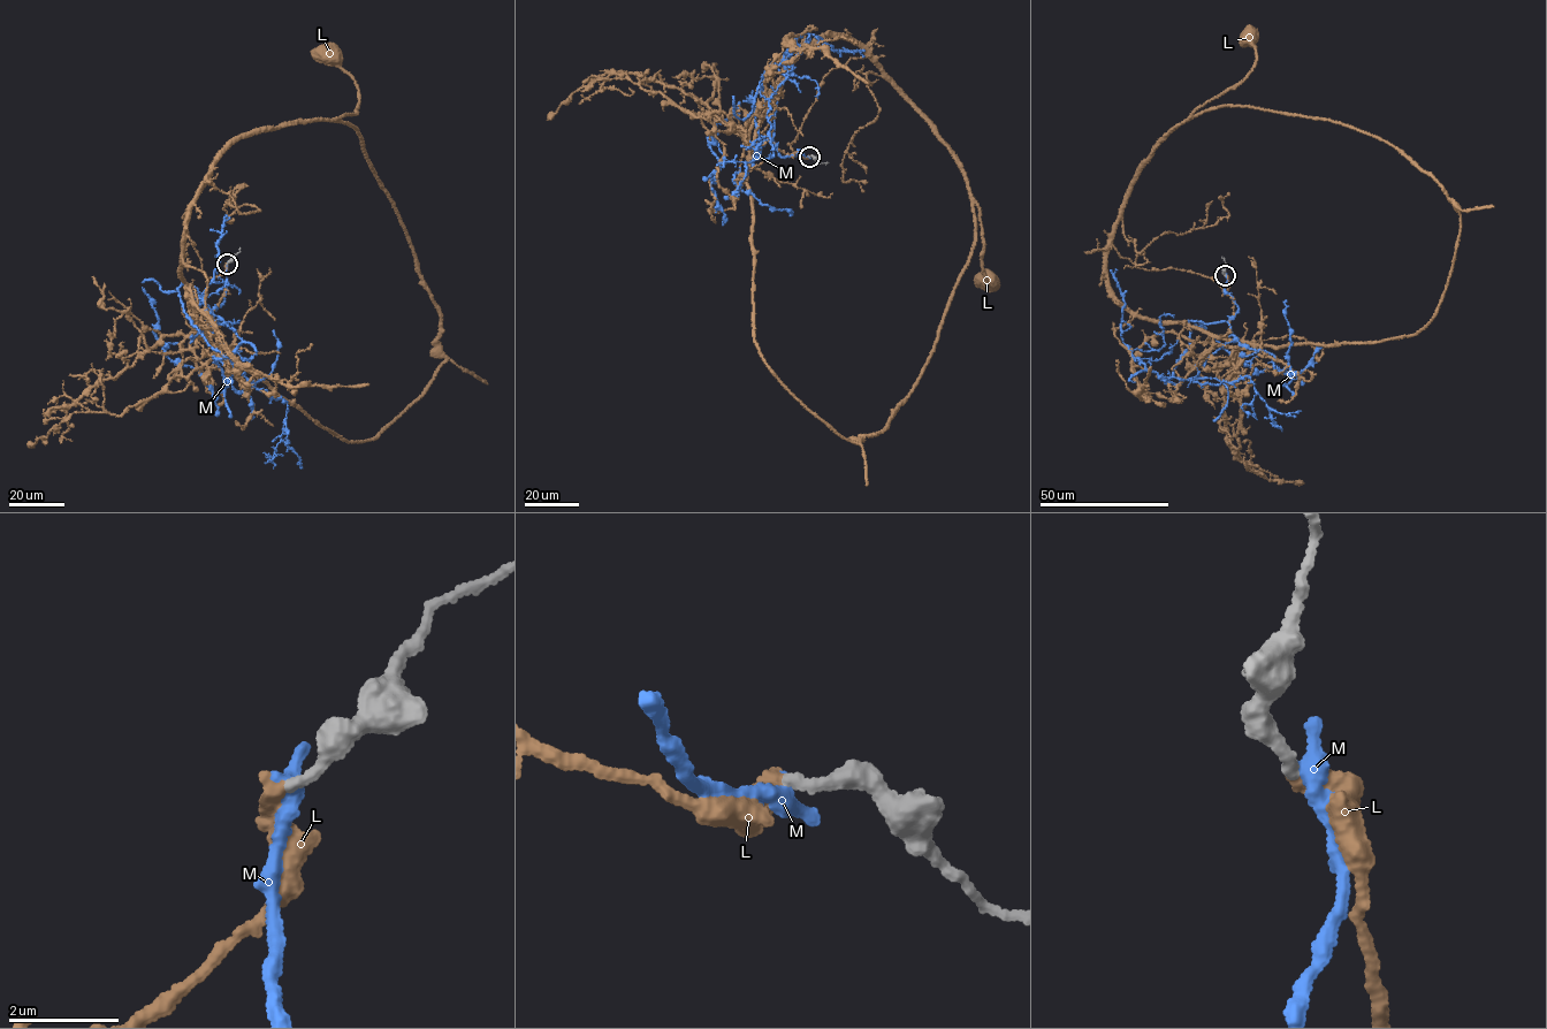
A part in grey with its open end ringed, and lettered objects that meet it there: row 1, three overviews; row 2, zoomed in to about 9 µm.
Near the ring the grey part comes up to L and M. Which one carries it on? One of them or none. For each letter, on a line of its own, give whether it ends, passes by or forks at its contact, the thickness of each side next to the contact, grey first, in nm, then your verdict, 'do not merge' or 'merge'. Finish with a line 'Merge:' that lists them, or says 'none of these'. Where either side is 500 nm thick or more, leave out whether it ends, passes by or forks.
L: it ends | 220/360 nm | merge
M: it ends | 260/420 nm | do not merge
Merge: L

